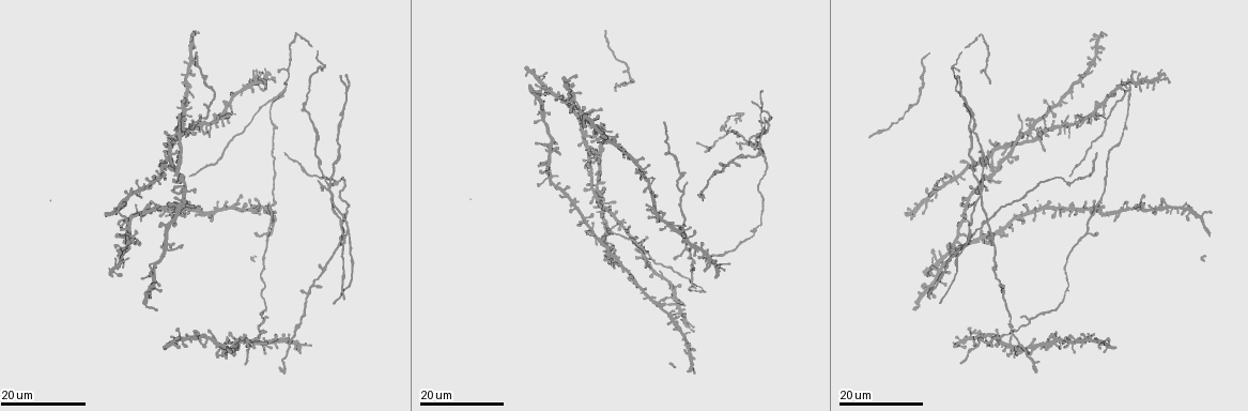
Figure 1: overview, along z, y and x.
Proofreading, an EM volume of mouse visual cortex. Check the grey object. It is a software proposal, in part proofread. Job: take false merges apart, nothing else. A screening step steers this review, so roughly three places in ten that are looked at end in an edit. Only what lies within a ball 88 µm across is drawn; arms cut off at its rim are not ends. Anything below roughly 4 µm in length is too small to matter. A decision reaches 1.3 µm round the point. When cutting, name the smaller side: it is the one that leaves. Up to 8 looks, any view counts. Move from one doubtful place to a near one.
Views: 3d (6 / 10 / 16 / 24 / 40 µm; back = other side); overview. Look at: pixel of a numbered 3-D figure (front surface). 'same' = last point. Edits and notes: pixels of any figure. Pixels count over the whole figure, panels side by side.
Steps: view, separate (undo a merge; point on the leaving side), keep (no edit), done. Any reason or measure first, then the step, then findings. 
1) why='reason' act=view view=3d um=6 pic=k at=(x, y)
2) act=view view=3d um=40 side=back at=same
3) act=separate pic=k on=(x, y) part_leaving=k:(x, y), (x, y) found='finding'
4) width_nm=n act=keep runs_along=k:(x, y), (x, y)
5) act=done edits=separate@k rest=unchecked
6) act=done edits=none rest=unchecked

why='sharp bend' act=view view=3d um=24 pic=1 at=(980, 338)

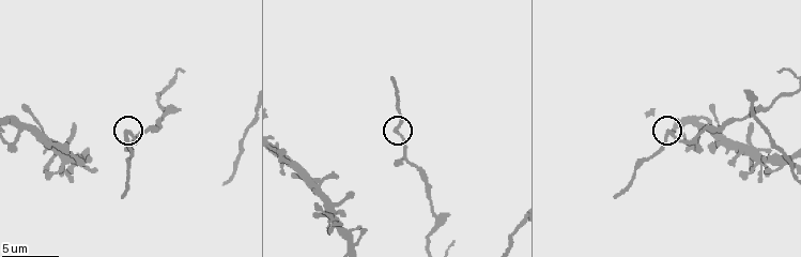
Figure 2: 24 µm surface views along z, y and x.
act=view view=3d um=6 pic=2 at=(394, 130)

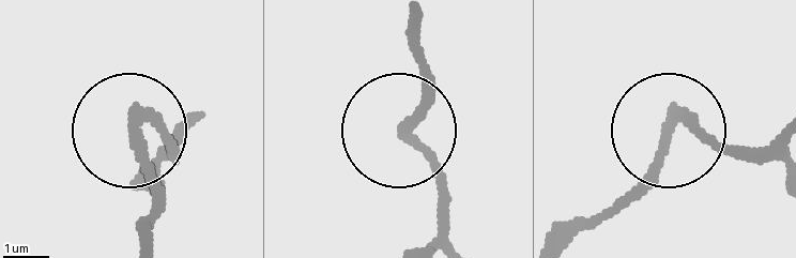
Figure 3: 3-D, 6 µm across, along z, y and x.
act=view view=3d um=6 side=back pic=3 at=(671, 126)

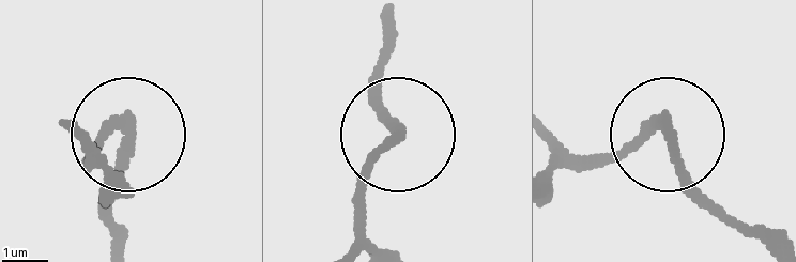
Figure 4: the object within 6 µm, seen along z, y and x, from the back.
width_nm=240 act=separate pic=4 on=(363, 205) part_leaving=4:(379, 155), (356, 243) found='two cells meet here'

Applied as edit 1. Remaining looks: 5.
act=view view=overview

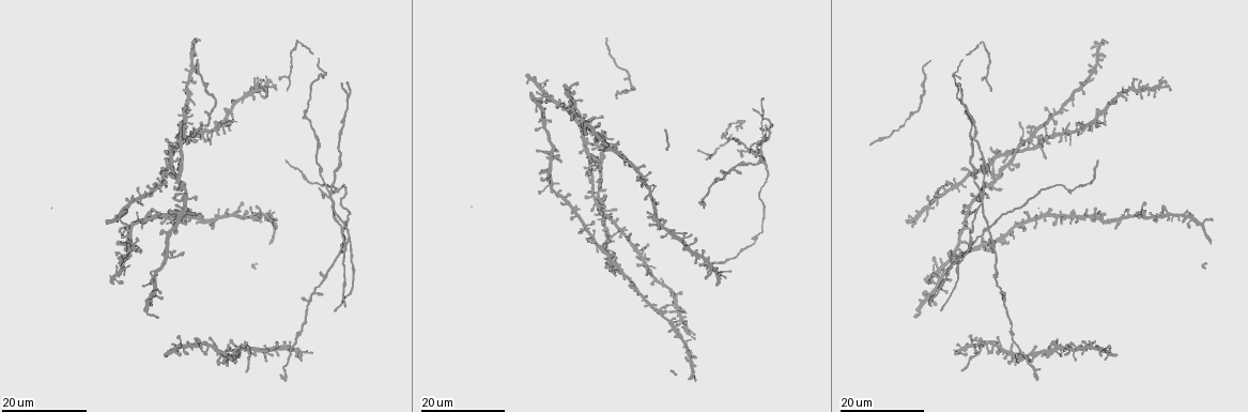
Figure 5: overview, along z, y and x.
why='thin arm on a thick one' act=view view=3d um=16 pic=5 at=(927, 212)

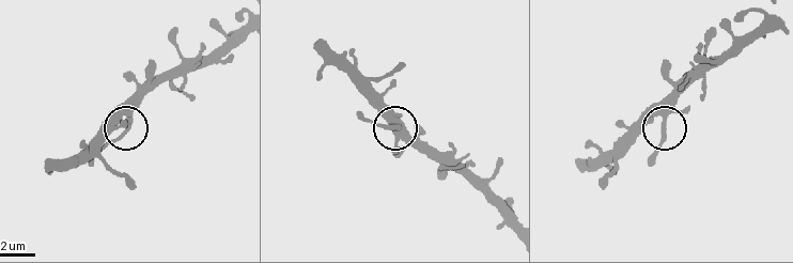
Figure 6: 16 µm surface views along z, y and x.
why='closer look' act=view view=3d um=6 pic=6 at=(664, 117)

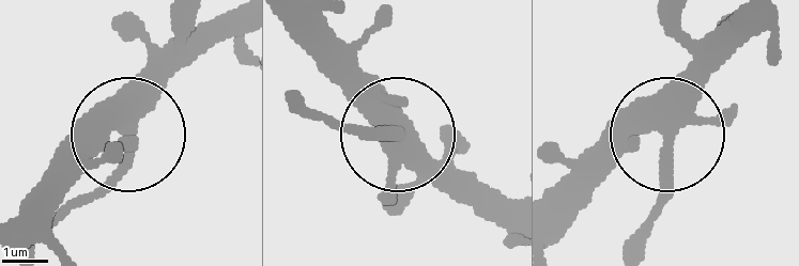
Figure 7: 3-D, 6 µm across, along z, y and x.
width_nm=370 act=keep found='one cell here'

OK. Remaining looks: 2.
act=view view=3d um=24 pic=5 at=(166, 257)

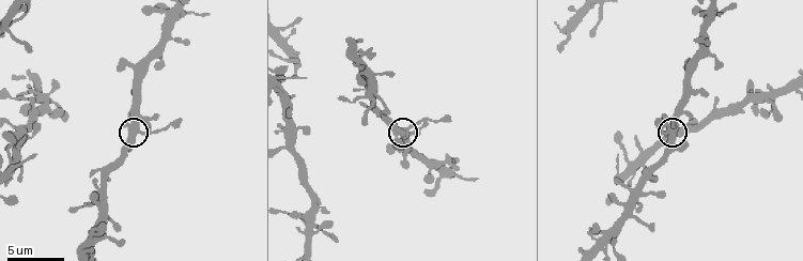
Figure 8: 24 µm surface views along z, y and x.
act=view view=3d um=6 pic=8 at=(136, 132)

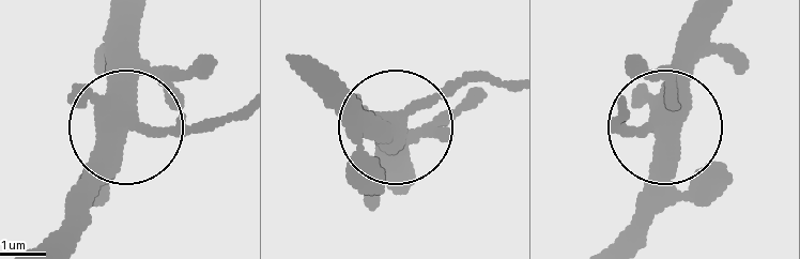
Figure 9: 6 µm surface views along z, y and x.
side_arm_um=5 arms=4 act=keep found='continuous, no second cell'

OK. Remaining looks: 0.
act=done edits=separate@4 rest=unchecked

